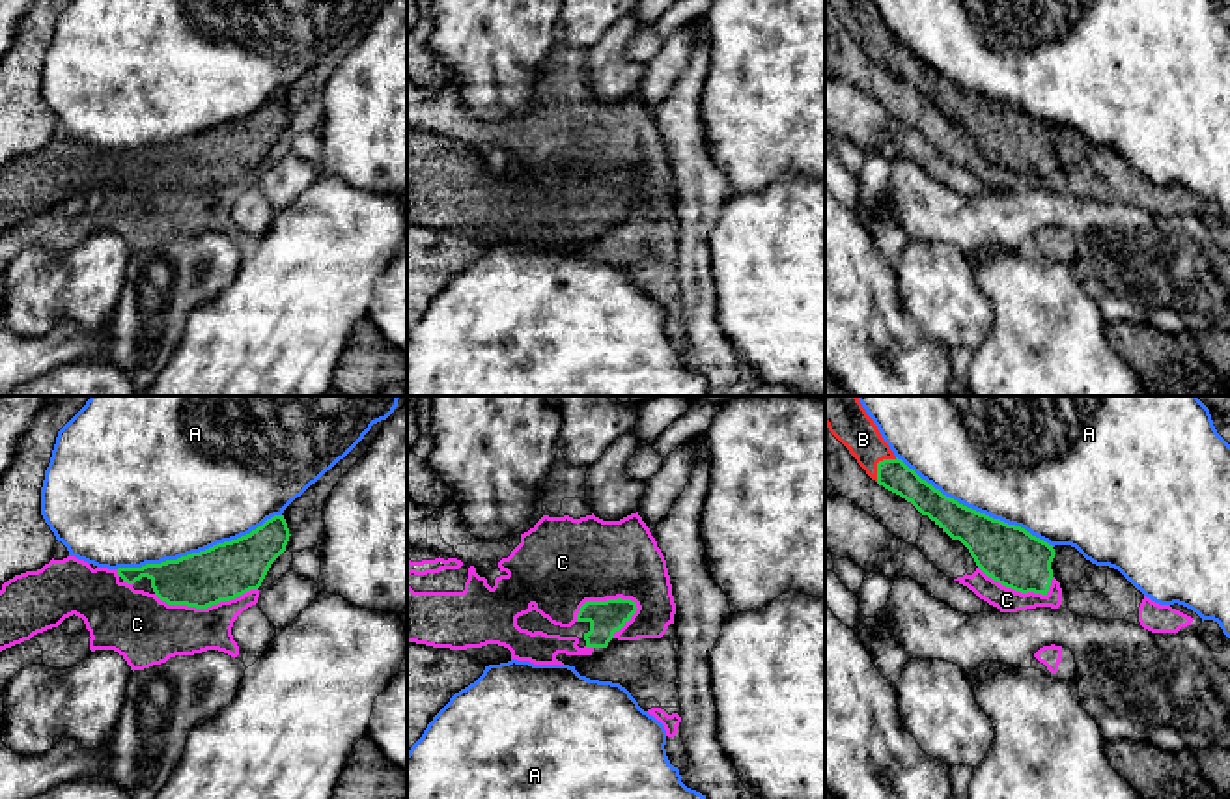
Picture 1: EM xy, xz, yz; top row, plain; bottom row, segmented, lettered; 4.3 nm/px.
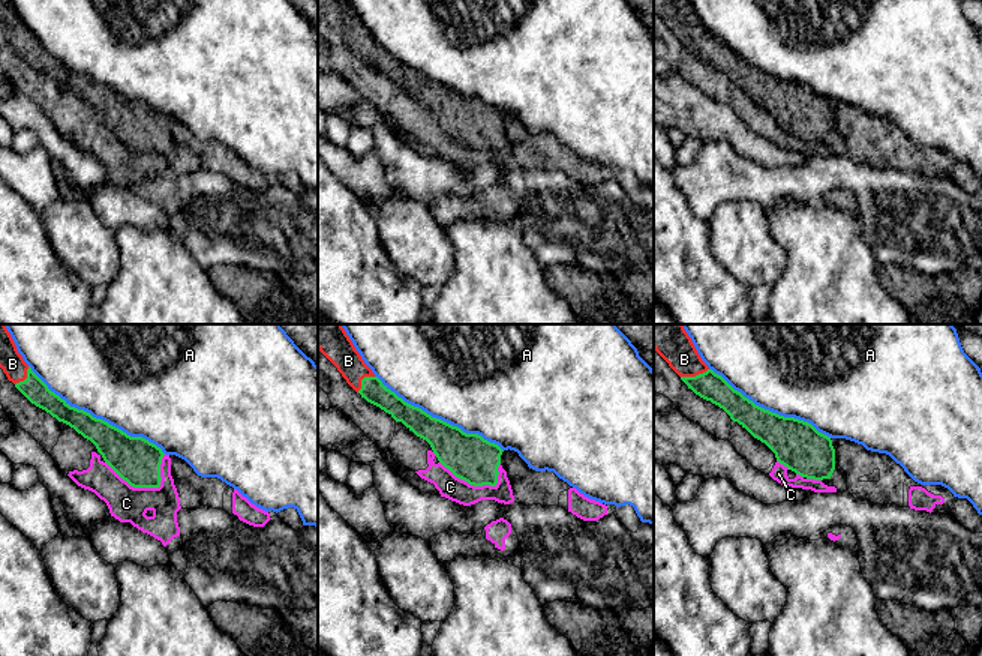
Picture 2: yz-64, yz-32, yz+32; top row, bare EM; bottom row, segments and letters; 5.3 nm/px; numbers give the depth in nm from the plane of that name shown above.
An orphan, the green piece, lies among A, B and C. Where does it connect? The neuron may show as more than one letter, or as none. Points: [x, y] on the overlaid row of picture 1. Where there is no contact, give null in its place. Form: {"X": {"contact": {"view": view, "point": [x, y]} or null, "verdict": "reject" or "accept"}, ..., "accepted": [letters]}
{"A": {"contact": {"view": "xy", "point": [200, 551]}, "verdict": "reject"}, "B": {"contact": {"view": "yz", "point": [878, 463]}, "verdict": "accept"}, "C": {"contact": {"view": "xz", "point": [603, 602]}, "verdict": "accept"}, "accepted": ["B", "C"]}

